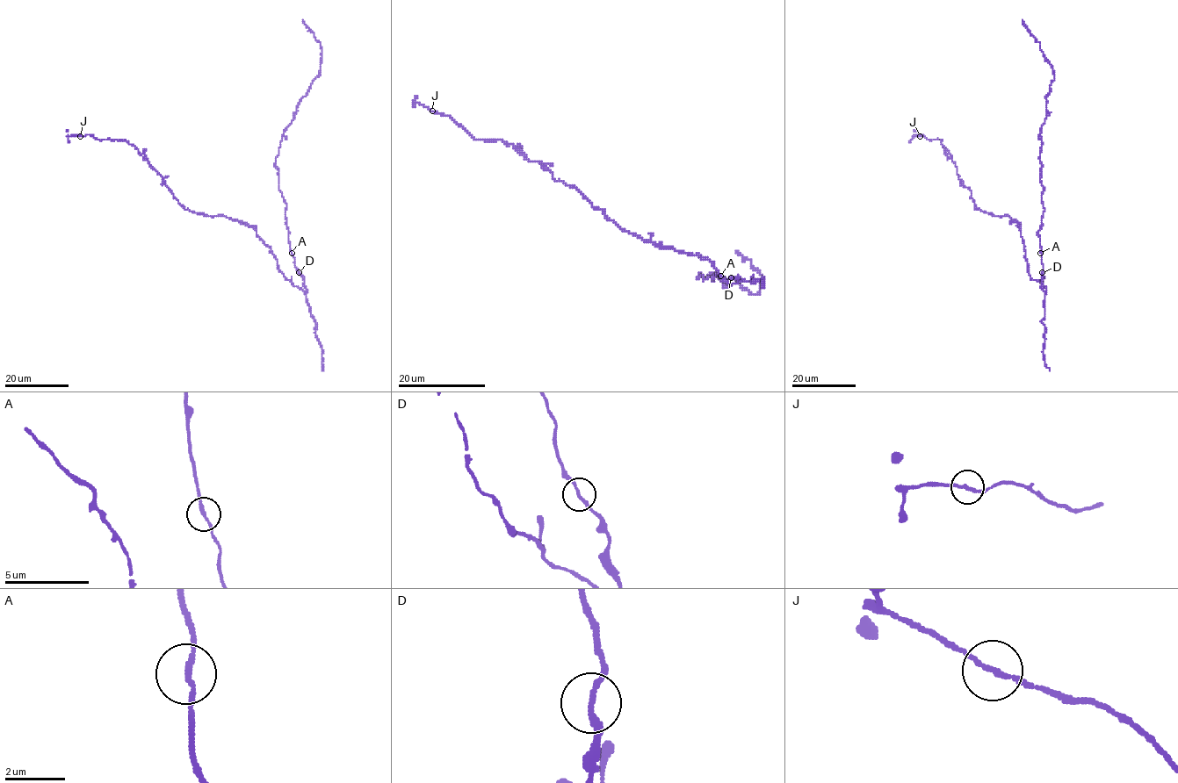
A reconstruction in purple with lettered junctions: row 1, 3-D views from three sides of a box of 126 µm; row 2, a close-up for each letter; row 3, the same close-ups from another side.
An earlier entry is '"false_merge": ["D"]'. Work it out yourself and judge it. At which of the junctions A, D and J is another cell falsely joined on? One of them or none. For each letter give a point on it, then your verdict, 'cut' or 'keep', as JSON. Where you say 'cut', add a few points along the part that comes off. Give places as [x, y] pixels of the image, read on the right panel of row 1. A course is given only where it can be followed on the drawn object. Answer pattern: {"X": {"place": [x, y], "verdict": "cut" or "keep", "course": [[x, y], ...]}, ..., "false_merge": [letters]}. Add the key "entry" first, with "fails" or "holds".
{"entry": "fails", "A": {"place": [1040, 253], "verdict": "keep"}, "D": {"place": [1042, 272], "verdict": "keep"}, "J": {"place": [920, 136], "verdict": "keep"}, "false_merge": []}

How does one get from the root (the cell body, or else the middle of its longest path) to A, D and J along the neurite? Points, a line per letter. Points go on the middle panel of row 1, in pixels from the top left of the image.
A: (721, 275), (731, 283), (740, 281), (739, 277), (726, 279), (720, 275)
D: (721, 275), (731, 283), (740, 281), (739, 277), (731, 277)
J: (721, 275), (705, 258), (624, 231), (511, 144), (474, 139), (432, 111)

